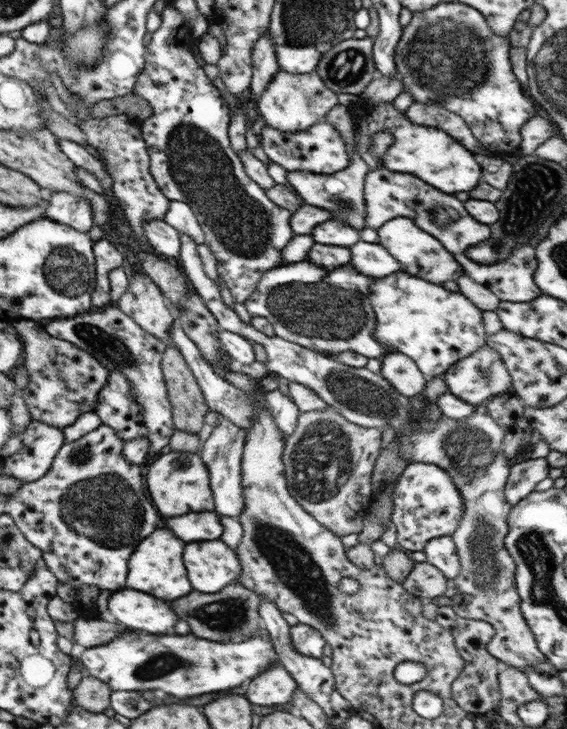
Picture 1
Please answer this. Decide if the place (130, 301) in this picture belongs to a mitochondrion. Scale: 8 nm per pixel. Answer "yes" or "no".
no

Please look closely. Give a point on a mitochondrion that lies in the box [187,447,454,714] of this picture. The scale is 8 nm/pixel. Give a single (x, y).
(295, 568)

